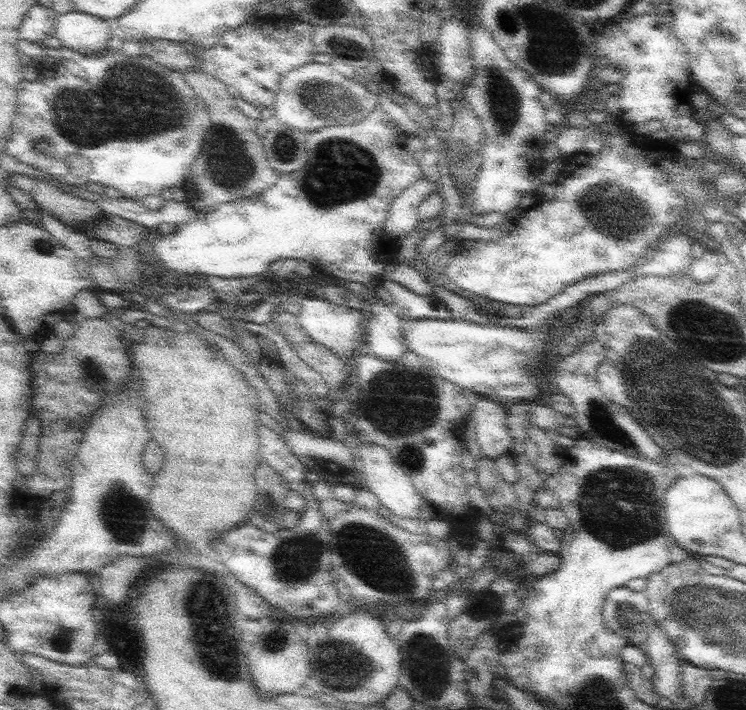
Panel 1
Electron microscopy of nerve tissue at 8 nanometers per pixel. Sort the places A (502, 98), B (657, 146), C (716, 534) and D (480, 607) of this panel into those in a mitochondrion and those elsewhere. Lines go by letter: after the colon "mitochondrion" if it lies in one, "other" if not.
A: mitochondrion
B: other
C: other
D: other

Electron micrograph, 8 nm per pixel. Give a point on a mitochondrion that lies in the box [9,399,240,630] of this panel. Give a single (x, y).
(122, 515)

